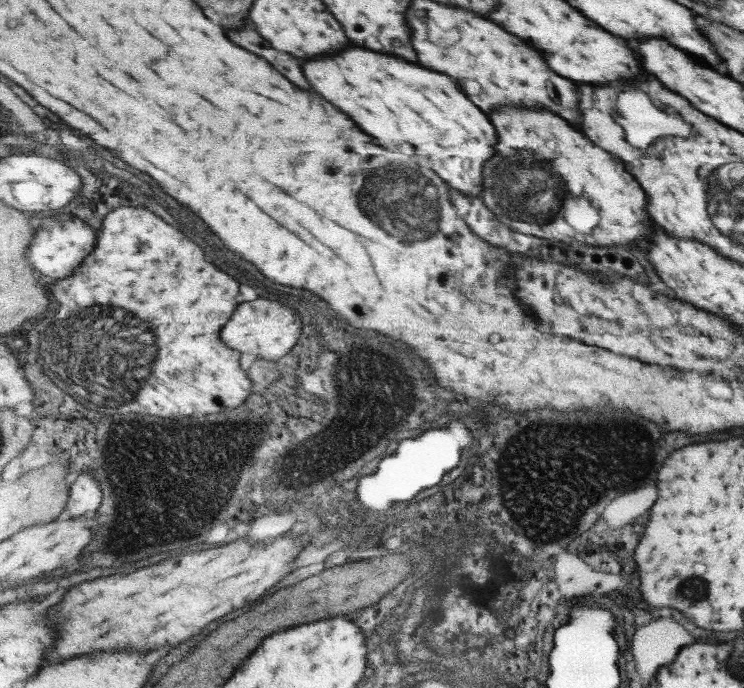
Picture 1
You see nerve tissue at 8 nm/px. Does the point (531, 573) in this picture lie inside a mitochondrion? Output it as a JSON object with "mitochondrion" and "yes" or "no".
{"mitochondrion":"no"}

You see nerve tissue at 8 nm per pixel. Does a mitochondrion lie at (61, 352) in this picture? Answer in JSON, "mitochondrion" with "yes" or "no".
{"mitochondrion":"yes"}

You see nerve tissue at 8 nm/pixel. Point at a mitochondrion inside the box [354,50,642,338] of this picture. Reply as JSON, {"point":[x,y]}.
{"point":[542,207]}

